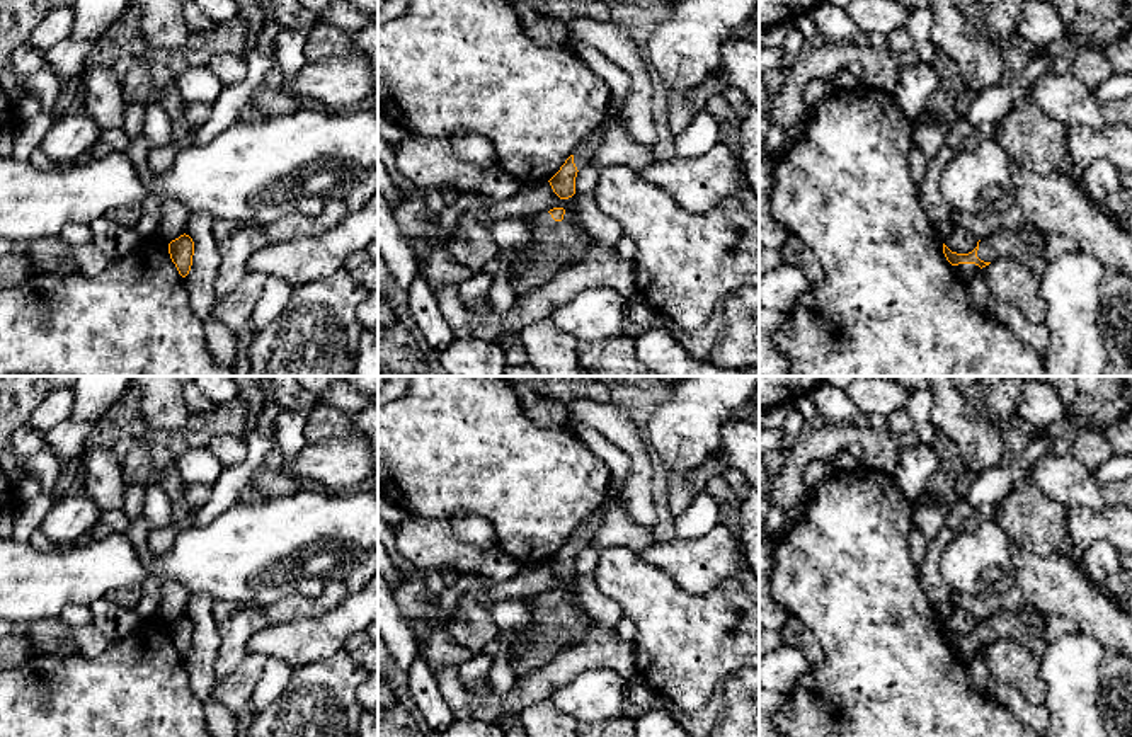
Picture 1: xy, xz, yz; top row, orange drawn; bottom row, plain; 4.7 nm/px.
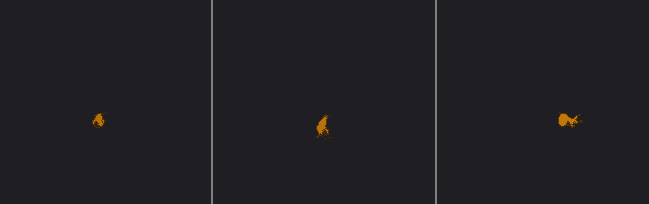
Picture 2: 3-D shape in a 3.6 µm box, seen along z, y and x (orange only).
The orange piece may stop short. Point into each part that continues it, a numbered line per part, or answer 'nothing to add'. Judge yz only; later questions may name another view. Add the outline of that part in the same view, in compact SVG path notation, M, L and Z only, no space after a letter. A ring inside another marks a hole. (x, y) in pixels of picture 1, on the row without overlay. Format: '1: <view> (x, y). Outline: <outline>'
1: yz (1027, 627). Outline: M1028 604L1021 611L1001 611L979 623L977 638L984 643L1011 638L1040 657L1047 647L1043 637L1047 618Z

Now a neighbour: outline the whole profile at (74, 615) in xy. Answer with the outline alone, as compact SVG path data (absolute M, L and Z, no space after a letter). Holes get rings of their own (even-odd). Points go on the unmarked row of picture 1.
M68 604L58 616L68 626L83 626L94 621L94 613L83 604Z

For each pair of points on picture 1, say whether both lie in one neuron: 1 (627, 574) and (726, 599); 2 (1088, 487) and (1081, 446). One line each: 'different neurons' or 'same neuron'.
1: same neuron
2: different neurons

